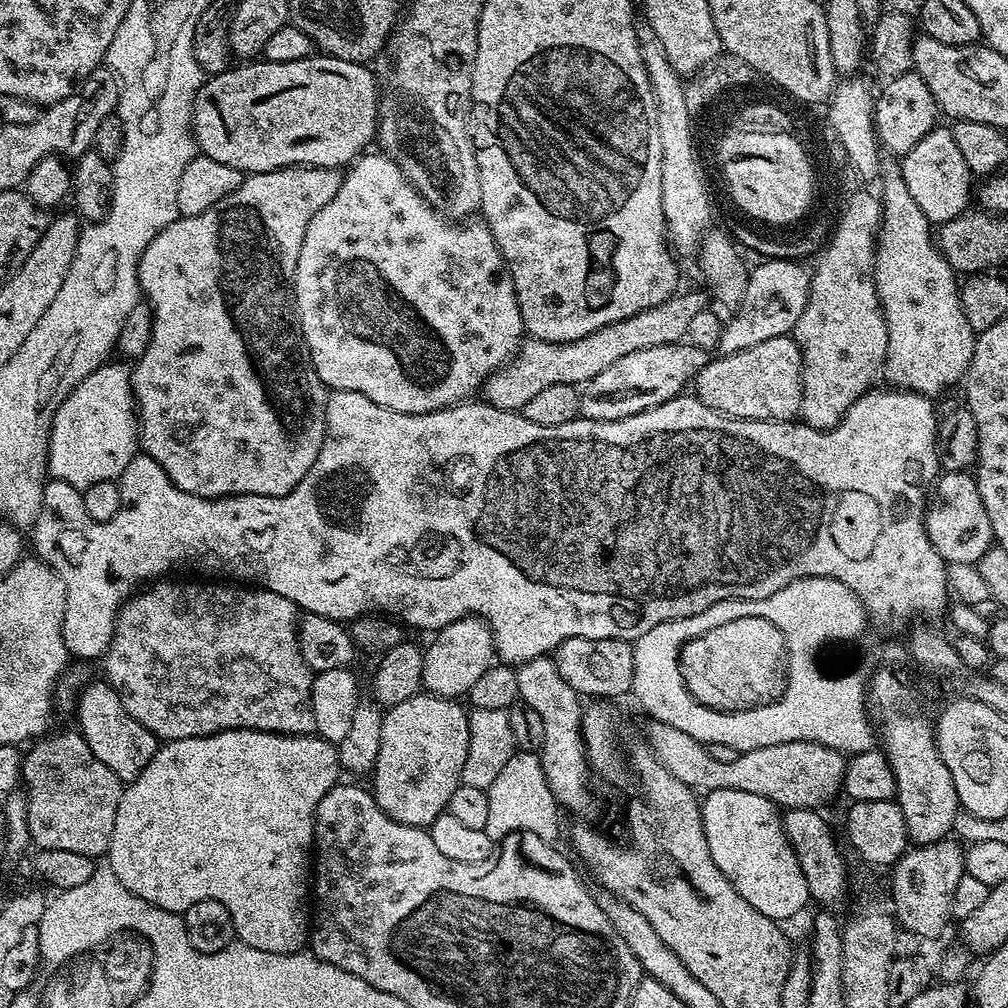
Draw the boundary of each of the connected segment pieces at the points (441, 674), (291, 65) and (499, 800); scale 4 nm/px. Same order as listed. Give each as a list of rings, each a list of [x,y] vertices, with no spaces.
[[[464,616],[458,622],[450,622],[450,626],[439,629],[433,636],[436,637],[432,645],[423,649],[423,687],[434,696],[467,697],[470,686],[474,686],[474,682],[478,682],[497,659],[492,627],[481,617]]]
[[[313,54],[298,62],[270,62],[261,59],[259,62],[241,64],[244,64],[241,68],[229,66],[226,71],[219,72],[217,76],[208,76],[200,88],[200,92],[196,95],[196,101],[192,107],[192,134],[196,138],[197,149],[203,155],[214,158],[214,162],[226,162],[226,166],[234,166],[245,174],[278,171],[280,168],[290,167],[340,170],[351,165],[367,149],[364,147],[376,140],[376,120],[380,116],[380,93],[376,87],[376,77],[371,67],[323,54]]]
[[[517,750],[502,766],[501,773],[487,788],[489,817],[484,832],[493,842],[499,842],[510,833],[535,834],[541,843],[553,843],[560,832],[558,811],[552,791],[546,782],[541,760],[535,752]]]

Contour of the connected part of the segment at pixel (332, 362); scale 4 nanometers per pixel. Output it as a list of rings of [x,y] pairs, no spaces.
[[[383,154],[359,157],[343,175],[341,189],[334,198],[322,207],[306,227],[305,241],[298,255],[296,272],[296,314],[302,326],[304,341],[312,359],[314,370],[330,390],[357,392],[378,406],[386,406],[402,414],[426,414],[440,408],[450,408],[453,404],[463,404],[481,391],[485,380],[500,369],[520,348],[525,339],[524,323],[514,290],[512,275],[504,263],[502,254],[494,240],[494,234],[483,219],[472,218],[460,223],[448,219],[423,200],[419,190],[406,178],[406,174]]]

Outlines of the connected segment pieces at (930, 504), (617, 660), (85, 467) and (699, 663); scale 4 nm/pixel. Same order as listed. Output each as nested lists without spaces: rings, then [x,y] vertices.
[[[971,471],[944,472],[935,481],[924,509],[924,529],[934,550],[938,550],[940,557],[952,566],[975,566],[982,554],[993,547],[990,518],[986,514],[986,506],[982,506],[982,494],[978,494],[976,477]]]
[[[566,638],[554,650],[554,659],[562,682],[584,698],[617,698],[628,696],[634,682],[632,644],[618,638]]]
[[[105,362],[100,365],[98,370],[94,370],[86,378],[82,378],[82,382],[78,382],[78,386],[60,403],[60,409],[56,411],[56,416],[52,419],[52,429],[48,435],[48,476],[51,477],[51,479],[61,480],[81,490],[94,486],[94,482],[106,482],[107,480],[119,481],[121,477],[124,476],[124,471],[128,463],[137,456],[140,425],[136,411],[136,399],[133,396],[132,373],[129,365],[112,363],[113,362]]]
[[[734,619],[690,639],[679,654],[679,670],[700,704],[716,711],[736,712],[776,701],[788,684],[788,643],[768,619]]]

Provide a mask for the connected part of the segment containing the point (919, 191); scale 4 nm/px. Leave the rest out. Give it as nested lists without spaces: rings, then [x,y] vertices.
[[[951,127],[933,128],[930,134],[926,134],[926,138],[922,138],[922,142],[918,142],[918,146],[903,153],[899,166],[906,190],[910,190],[911,197],[914,202],[918,202],[929,224],[939,226],[969,211],[968,203],[974,200],[974,177],[966,166],[966,158],[962,158],[954,143]]]

